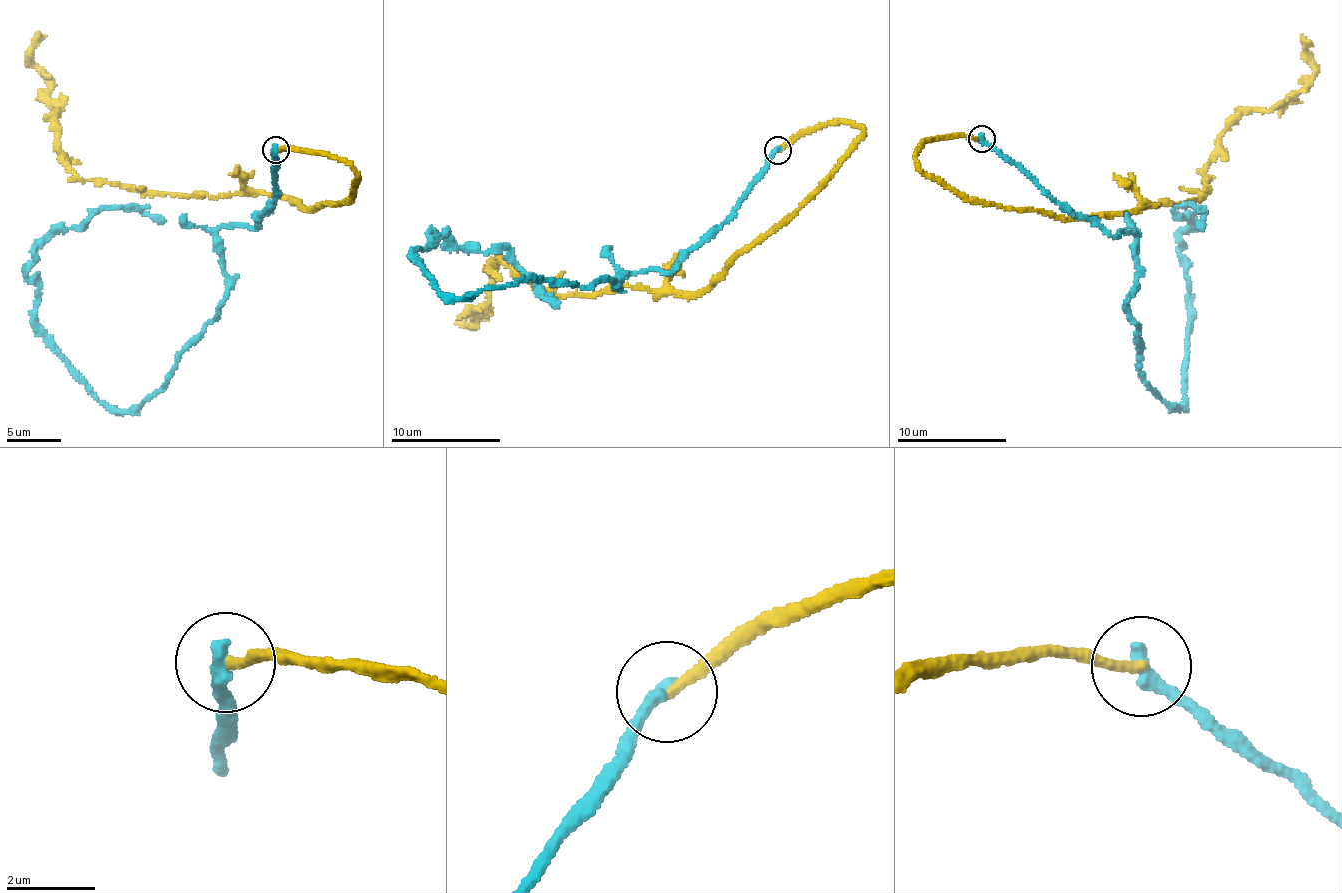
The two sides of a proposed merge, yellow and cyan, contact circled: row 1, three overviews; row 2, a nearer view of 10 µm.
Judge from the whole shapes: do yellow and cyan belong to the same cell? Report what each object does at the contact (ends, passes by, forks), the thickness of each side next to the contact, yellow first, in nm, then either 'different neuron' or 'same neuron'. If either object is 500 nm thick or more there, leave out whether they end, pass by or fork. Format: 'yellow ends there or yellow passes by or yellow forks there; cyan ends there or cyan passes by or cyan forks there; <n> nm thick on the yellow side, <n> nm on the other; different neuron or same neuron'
yellow ends there; cyan ends there; 240 nm thick on the yellow side, 360 nm on the other; different neuron

